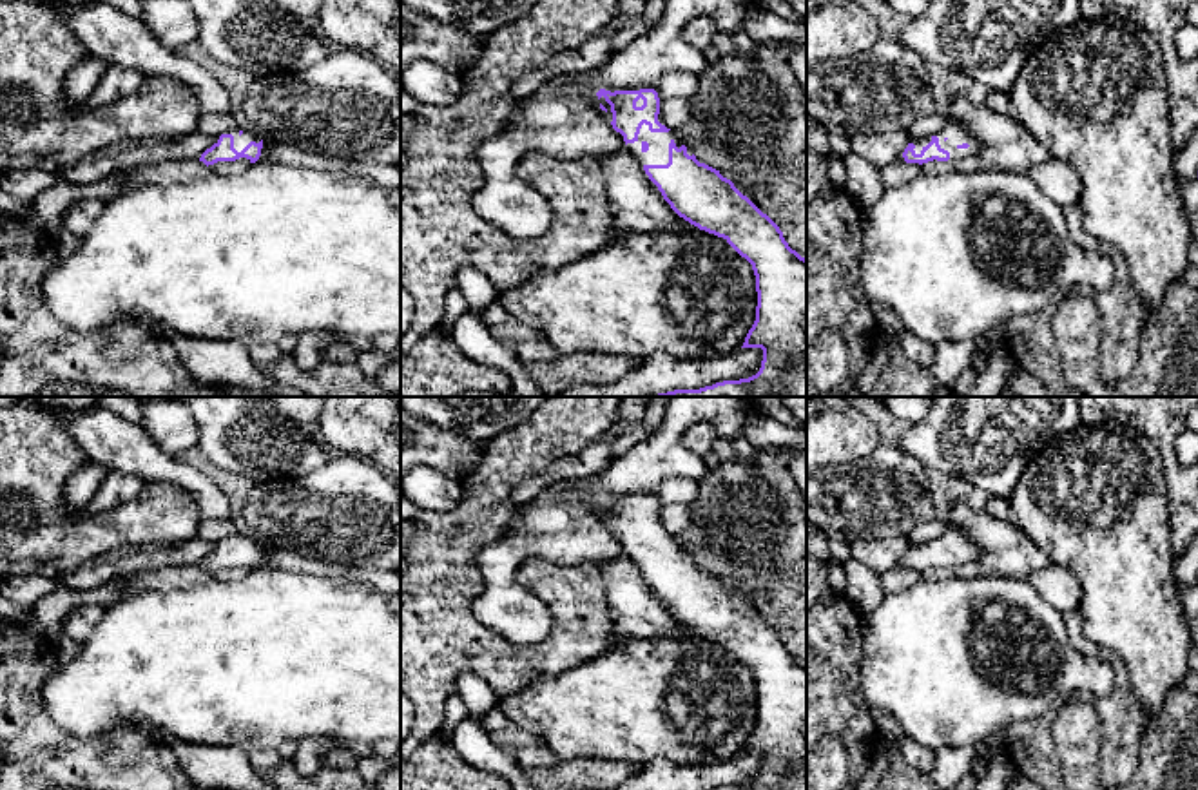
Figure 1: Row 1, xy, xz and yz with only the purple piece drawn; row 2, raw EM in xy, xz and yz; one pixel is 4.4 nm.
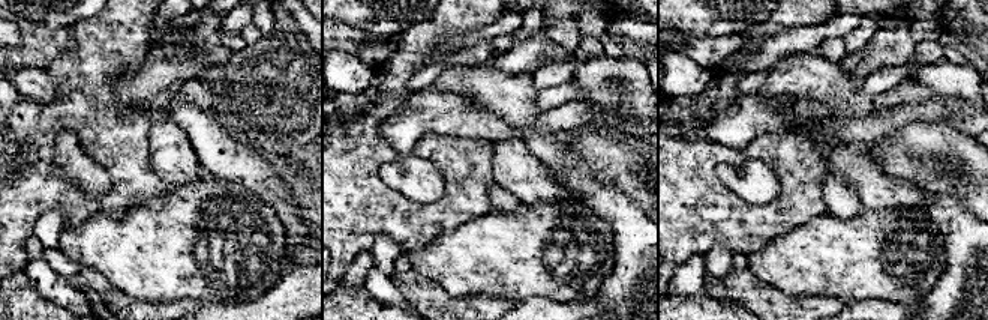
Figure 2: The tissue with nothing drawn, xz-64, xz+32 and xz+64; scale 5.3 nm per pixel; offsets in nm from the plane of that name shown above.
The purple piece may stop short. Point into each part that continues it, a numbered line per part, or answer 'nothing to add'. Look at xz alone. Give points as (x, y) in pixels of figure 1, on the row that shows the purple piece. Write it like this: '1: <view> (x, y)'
1: xz (658, 142)

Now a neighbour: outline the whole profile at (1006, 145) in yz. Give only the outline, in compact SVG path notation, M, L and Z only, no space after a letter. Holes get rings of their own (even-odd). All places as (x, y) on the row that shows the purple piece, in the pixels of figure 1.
M964 96L950 101L950 114L952 121L979 141L979 158L984 169L1028 174L1053 158L1013 114L999 114Z

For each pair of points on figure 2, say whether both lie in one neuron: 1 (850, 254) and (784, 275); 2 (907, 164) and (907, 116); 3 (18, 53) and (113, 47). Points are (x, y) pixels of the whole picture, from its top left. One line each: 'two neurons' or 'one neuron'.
1: one neuron
2: two neurons
3: two neurons

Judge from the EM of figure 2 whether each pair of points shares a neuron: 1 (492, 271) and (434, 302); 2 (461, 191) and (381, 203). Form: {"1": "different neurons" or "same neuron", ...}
{"1": "different neurons", "2": "same neuron"}

